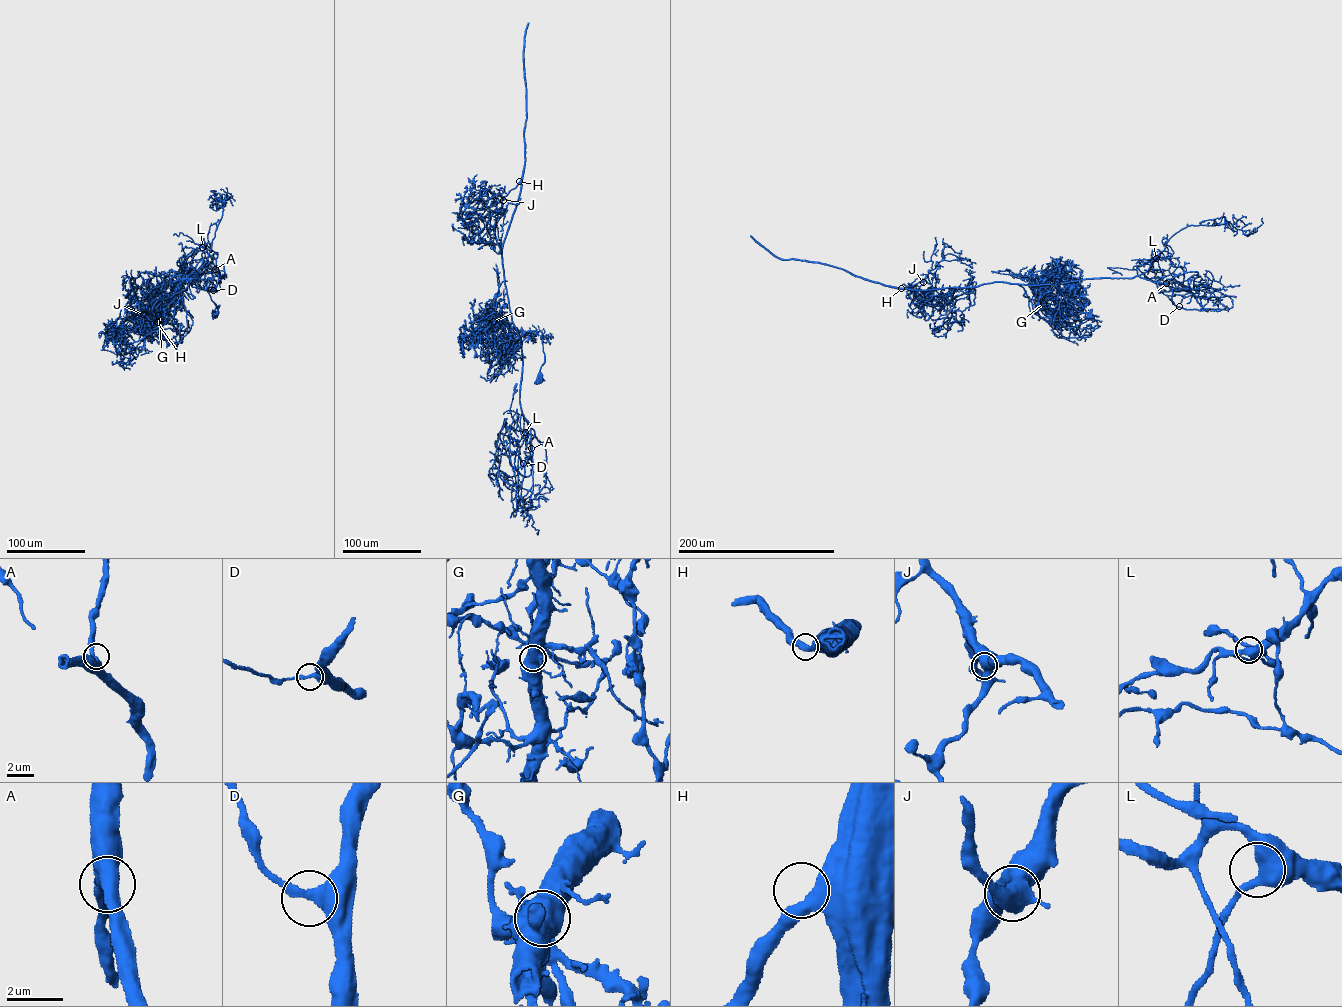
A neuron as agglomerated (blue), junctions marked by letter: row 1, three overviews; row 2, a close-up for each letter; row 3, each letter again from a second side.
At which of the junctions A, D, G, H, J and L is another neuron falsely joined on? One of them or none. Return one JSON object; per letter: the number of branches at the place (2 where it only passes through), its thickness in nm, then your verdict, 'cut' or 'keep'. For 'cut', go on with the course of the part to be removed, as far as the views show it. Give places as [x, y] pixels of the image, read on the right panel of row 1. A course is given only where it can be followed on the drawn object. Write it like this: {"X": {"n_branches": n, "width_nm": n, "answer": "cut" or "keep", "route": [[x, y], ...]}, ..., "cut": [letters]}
{"A": {"n_branches": 2, "width_nm": 550, "answer": "keep"}, "D": {"n_branches": 2, "width_nm": 400, "answer": "keep"}, "G": {"n_branches": 2, "width_nm": 900, "answer": "cut", "route": [[1043, 303], [1040, 288], [1053, 272], [1049, 274], [1067, 302], [1088, 314], [1091, 308]]}, "H": {"n_branches": 2, "width_nm": 550, "answer": "keep"}, "J": {"n_branches": 2, "width_nm": 600, "answer": "keep"}, "L": {"n_branches": 2, "width_nm": 550, "answer": "keep"}, "cut": ["G"]}

